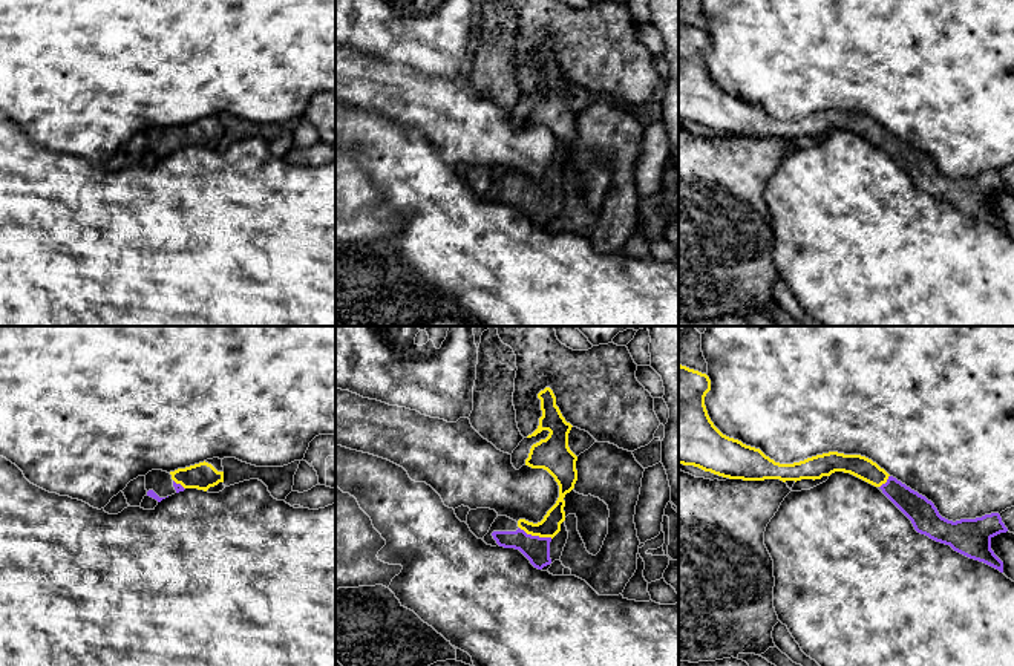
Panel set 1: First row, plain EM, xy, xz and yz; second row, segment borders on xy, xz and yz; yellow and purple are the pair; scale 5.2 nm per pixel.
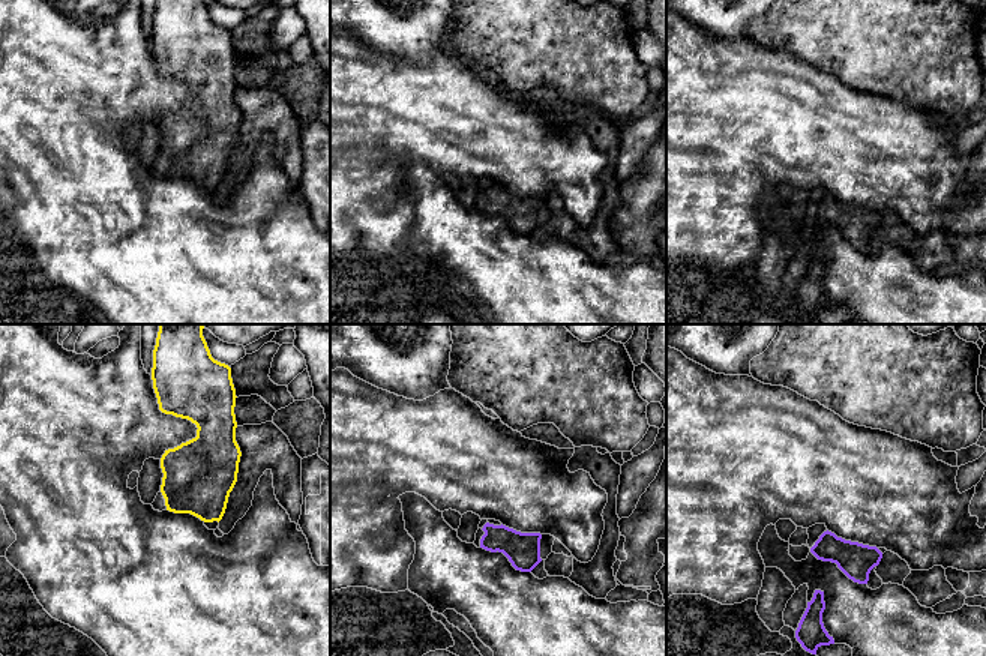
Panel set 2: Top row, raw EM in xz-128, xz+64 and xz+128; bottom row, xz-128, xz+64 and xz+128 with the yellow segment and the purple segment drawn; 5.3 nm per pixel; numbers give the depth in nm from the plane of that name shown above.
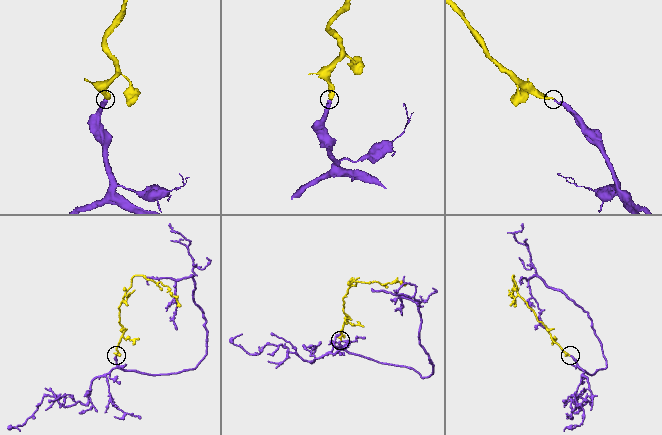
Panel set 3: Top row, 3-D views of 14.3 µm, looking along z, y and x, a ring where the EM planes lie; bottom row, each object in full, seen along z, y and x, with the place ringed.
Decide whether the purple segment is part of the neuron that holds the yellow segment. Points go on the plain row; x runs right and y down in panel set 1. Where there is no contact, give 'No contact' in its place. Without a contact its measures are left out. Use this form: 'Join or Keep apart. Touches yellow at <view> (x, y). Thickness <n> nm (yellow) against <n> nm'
Join. Touches yellow at xz (536, 192). Thickness 110 nm (yellow) against 140 nm

